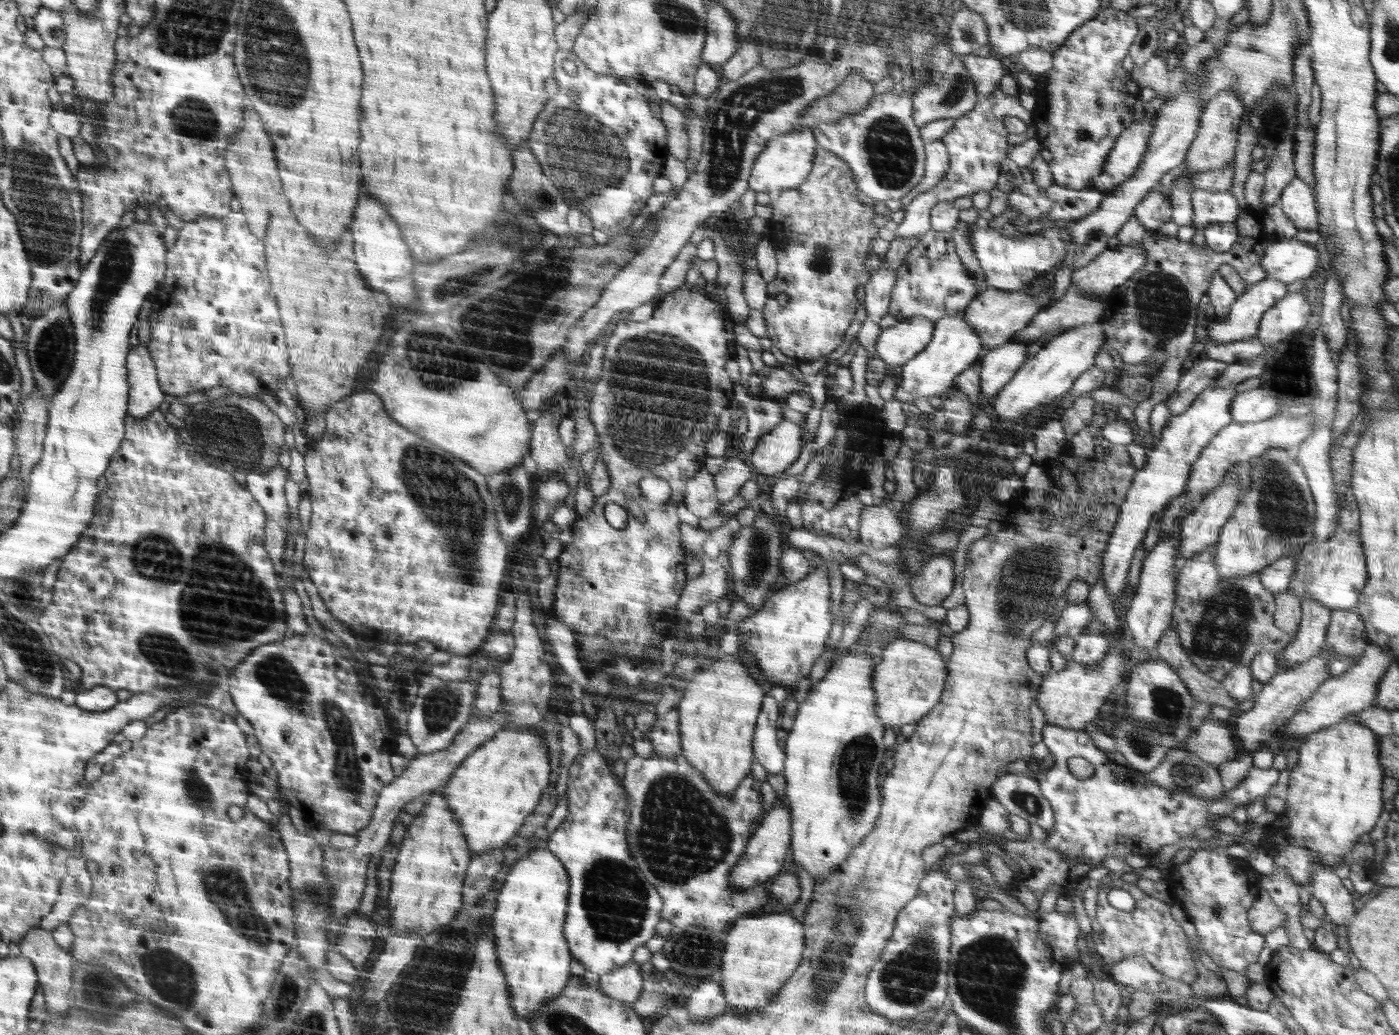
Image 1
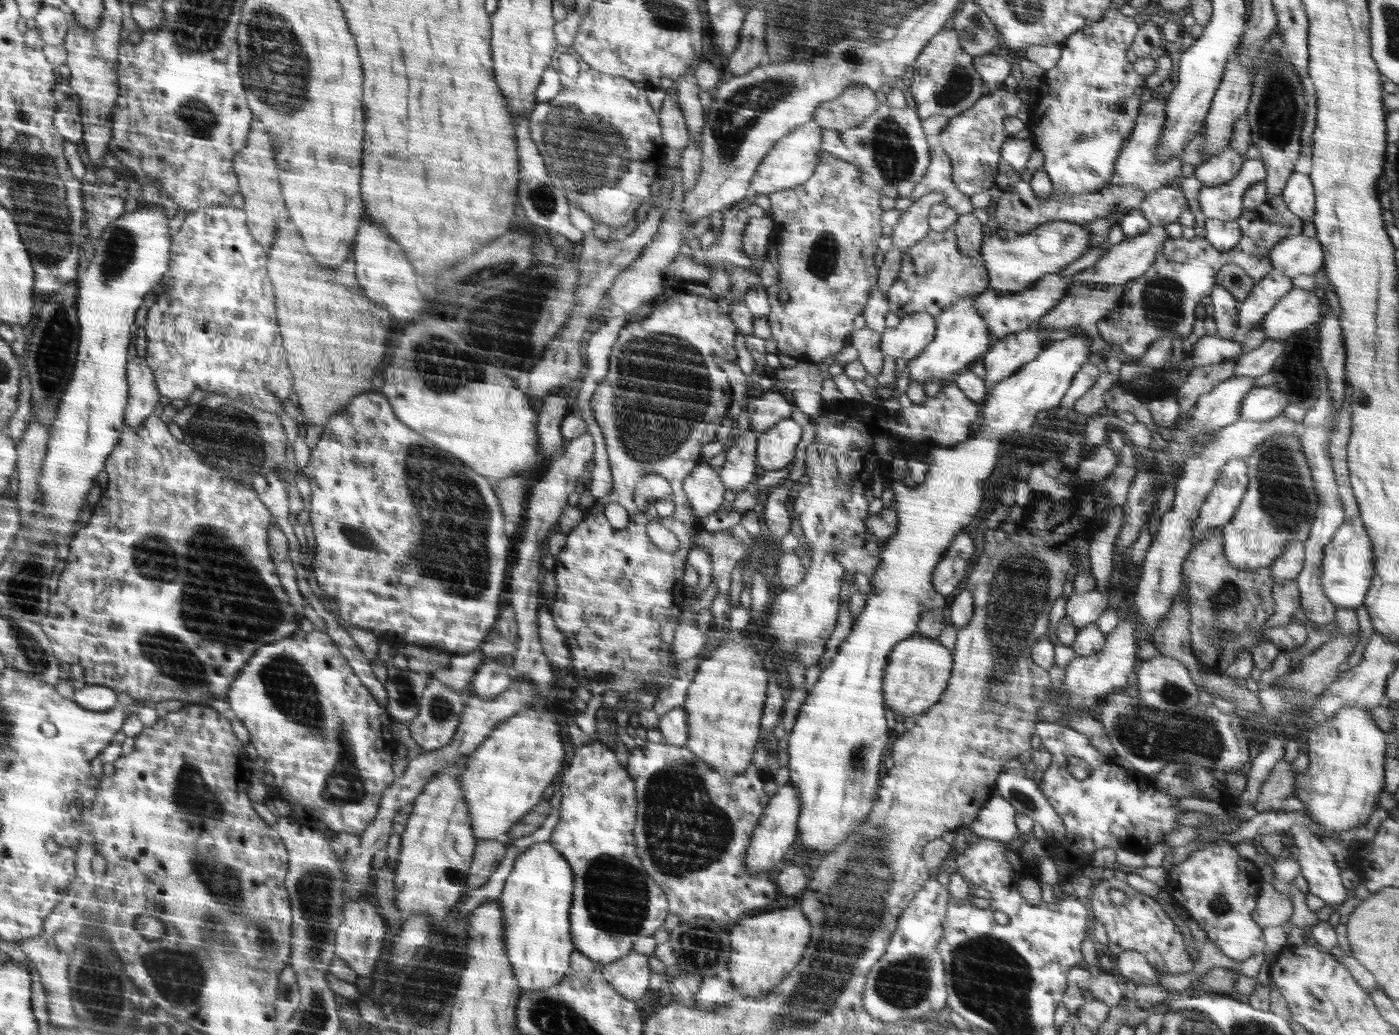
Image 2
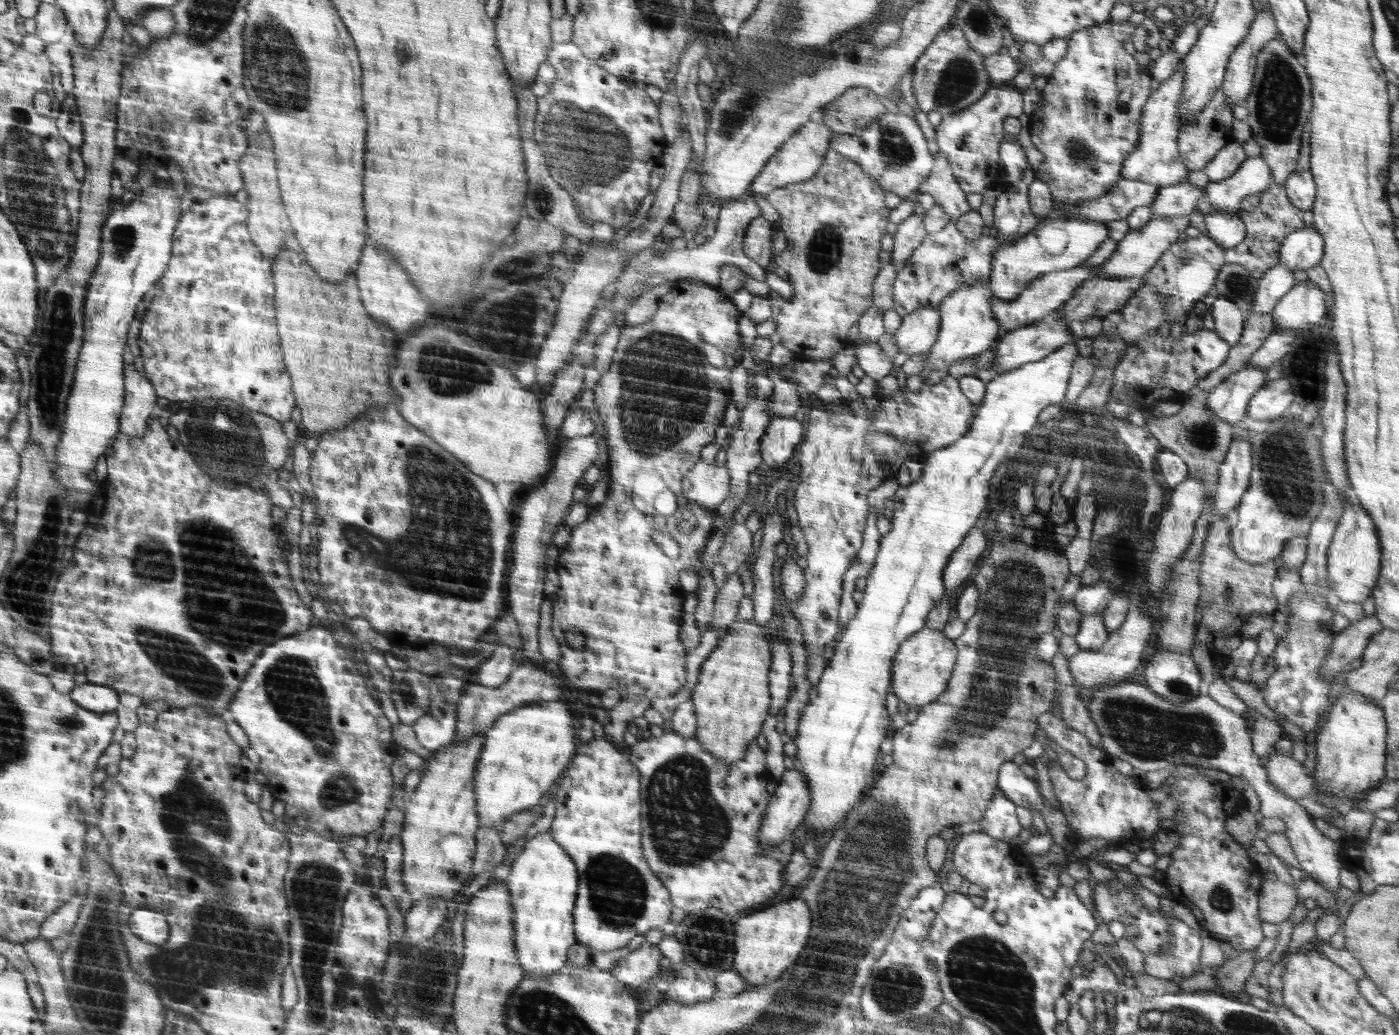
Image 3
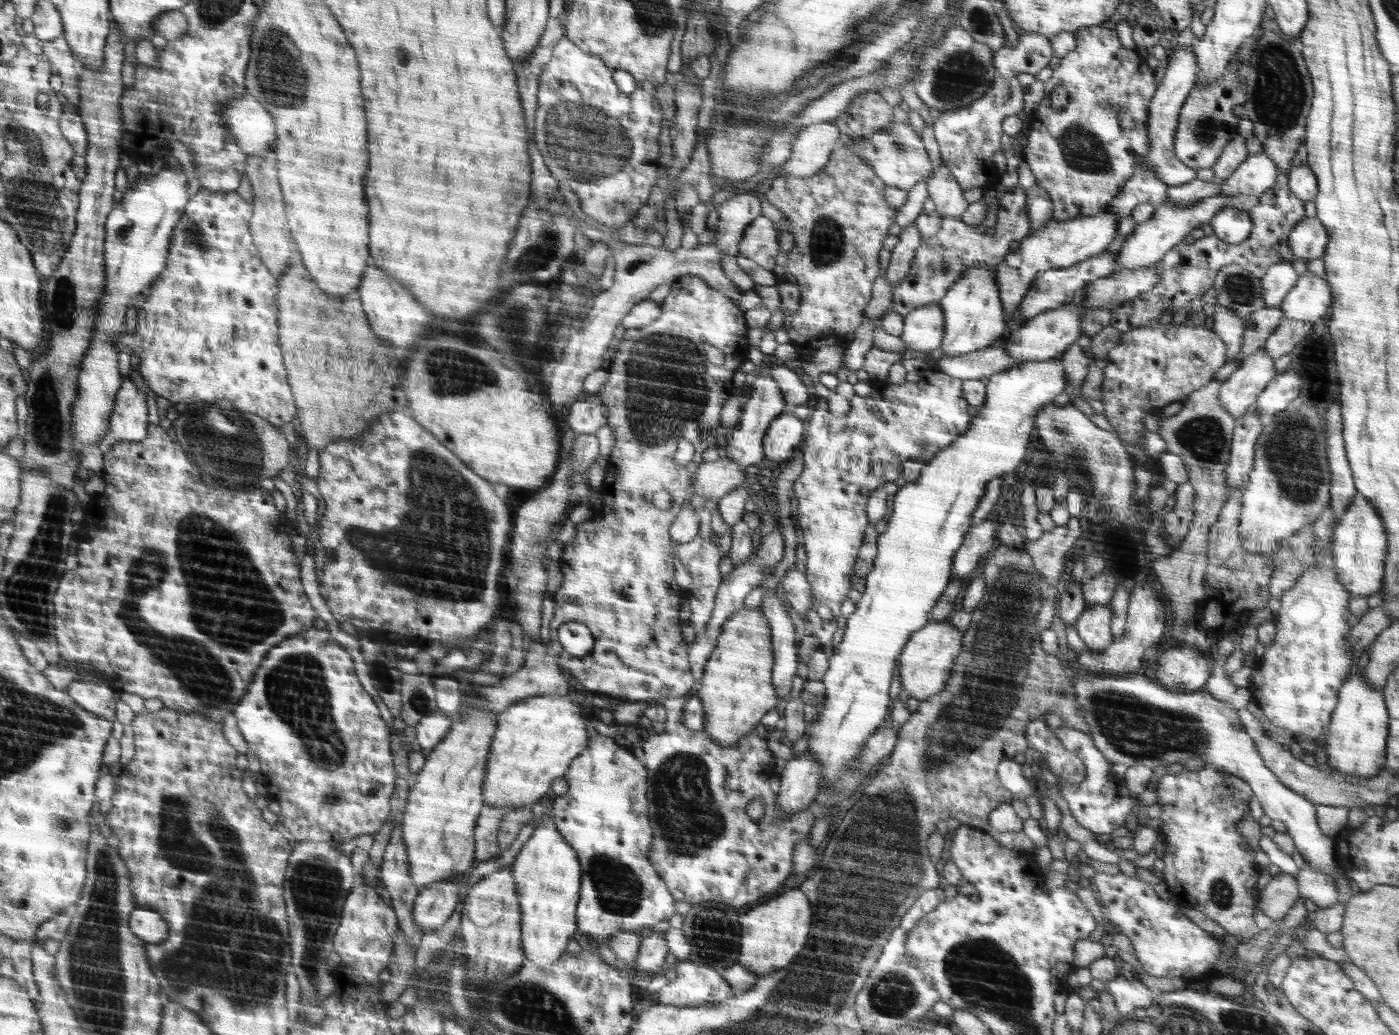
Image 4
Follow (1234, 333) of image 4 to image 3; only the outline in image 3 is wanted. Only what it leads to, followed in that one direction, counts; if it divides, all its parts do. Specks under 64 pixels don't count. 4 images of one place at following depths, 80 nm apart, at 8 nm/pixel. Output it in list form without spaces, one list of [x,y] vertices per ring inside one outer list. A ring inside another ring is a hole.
[[[1217,295],[1210,308],[1214,319],[1214,332],[1224,339],[1230,348],[1238,346],[1245,326],[1244,313],[1236,304],[1230,302],[1227,296],[1222,295]]]

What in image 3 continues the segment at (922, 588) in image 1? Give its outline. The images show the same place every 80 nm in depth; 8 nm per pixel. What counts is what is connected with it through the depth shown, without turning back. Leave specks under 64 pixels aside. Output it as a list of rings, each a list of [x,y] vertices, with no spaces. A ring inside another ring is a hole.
[[[974,527],[969,530],[968,536],[961,542],[957,549],[958,554],[954,552],[952,558],[944,570],[944,585],[946,589],[955,590],[960,586],[979,562],[980,554],[989,548],[988,543],[992,541],[991,535],[985,535],[984,529]]]

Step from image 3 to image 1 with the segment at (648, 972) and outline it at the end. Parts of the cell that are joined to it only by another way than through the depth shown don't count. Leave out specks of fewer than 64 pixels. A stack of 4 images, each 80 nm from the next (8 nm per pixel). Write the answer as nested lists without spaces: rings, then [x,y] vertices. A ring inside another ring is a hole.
[[[628,962],[622,968],[611,970],[599,978],[599,986],[618,1002],[633,1003],[639,996],[646,975],[640,974],[640,963]]]

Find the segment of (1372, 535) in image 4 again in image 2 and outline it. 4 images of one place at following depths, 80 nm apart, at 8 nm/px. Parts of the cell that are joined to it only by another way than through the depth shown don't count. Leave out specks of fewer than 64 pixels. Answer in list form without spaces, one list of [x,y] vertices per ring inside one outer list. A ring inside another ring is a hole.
[[[1360,516],[1349,518],[1336,530],[1321,554],[1320,587],[1334,606],[1355,608],[1363,604],[1374,576],[1374,553]]]

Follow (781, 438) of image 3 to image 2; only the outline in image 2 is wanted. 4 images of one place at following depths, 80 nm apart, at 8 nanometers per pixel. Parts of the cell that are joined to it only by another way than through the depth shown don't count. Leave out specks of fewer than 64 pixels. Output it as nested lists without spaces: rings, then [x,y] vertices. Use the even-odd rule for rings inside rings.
[[[792,417],[775,422],[757,438],[757,460],[760,473],[787,468],[800,444],[802,428]]]

